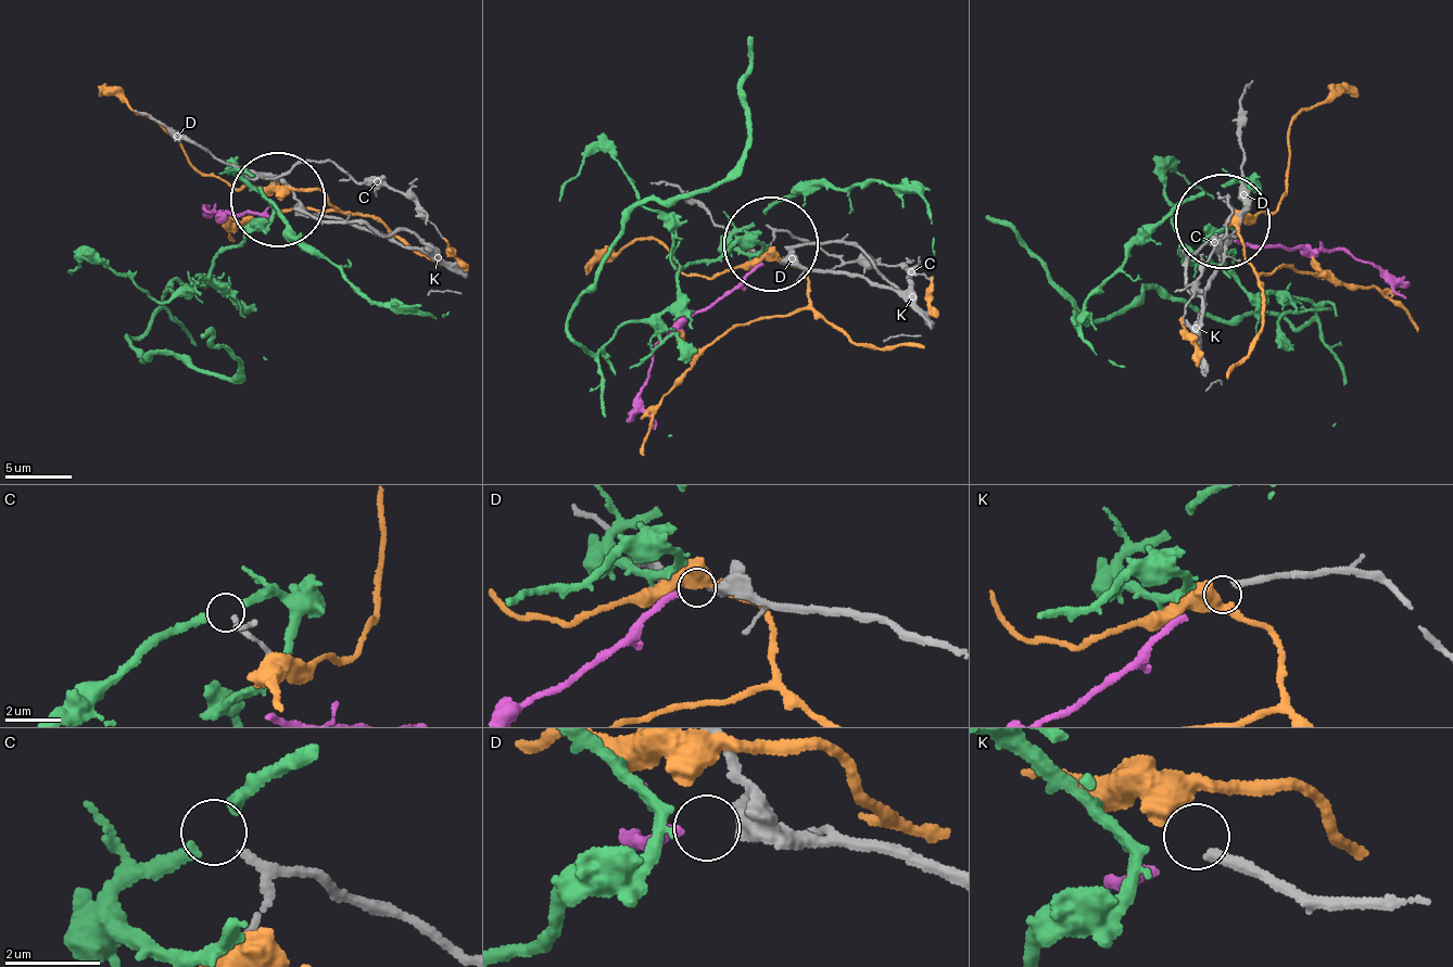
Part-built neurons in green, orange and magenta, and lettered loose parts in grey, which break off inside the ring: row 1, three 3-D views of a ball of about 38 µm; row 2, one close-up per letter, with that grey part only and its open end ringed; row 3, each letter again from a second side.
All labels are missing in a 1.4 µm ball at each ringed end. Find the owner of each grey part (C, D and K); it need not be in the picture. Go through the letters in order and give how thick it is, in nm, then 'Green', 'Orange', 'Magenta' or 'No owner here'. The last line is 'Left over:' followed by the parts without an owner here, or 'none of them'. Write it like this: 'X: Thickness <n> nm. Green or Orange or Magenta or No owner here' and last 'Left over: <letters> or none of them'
C: Thickness 140 nm. Green
D: Thickness 320 nm. Magenta
K: Thickness 240 nm. No owner here
Left over: K

